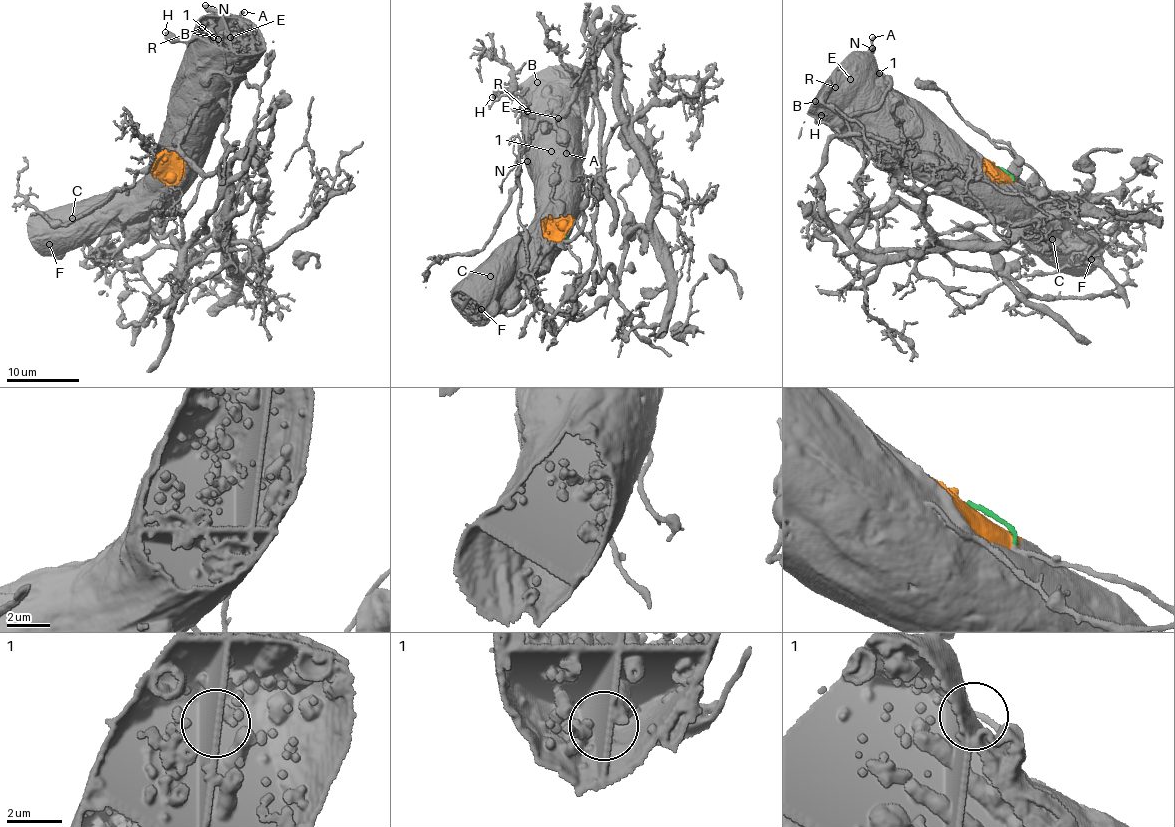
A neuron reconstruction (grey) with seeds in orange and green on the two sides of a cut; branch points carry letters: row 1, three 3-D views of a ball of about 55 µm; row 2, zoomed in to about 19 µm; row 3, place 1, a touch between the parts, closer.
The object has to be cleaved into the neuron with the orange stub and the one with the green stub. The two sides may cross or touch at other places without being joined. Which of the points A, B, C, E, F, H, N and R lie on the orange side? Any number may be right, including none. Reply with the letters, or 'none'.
A, B, C, E, F, H, N, R

